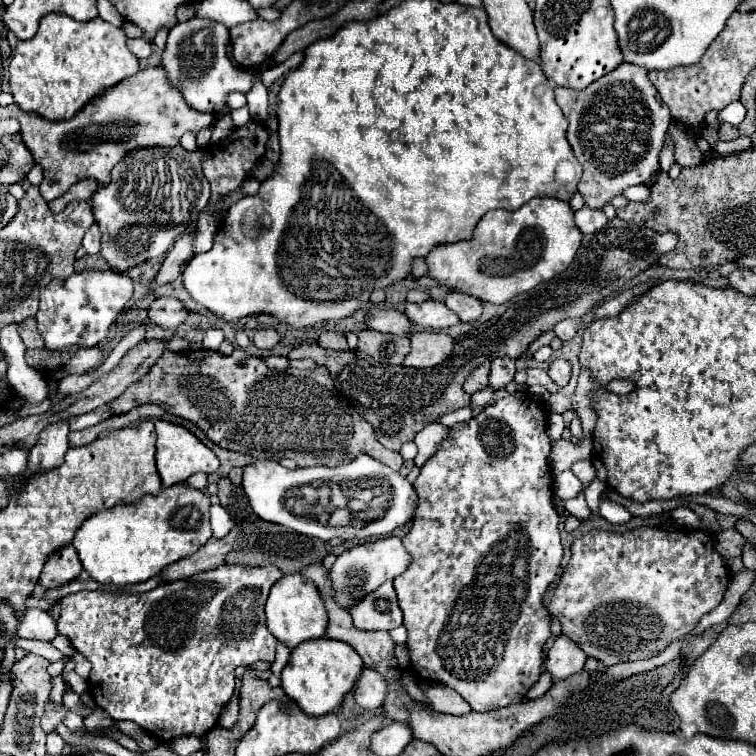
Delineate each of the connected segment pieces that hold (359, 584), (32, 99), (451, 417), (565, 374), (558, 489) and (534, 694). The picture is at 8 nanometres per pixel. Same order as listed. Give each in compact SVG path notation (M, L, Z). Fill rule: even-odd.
M389 536L389 538L377 540L377 542L353 546L349 550L345 550L343 554L339 554L333 568L331 568L331 572L329 572L329 578L333 582L339 604L343 608L349 608L355 600L367 596L369 592L373 592L385 580L393 580L395 576L405 572L407 566L409 566L409 554L403 548L401 538Z
M51 12L41 18L37 34L31 40L19 42L15 48L15 56L9 66L11 94L25 112L39 112L49 120L69 118L75 112L79 112L91 98L99 96L105 88L139 72L139 60L129 52L125 42L125 32L121 32L121 28L105 22L99 16L87 22L77 22L71 16Z
M467 406L467 408L461 408L461 410L457 410L457 412L451 412L451 414L445 414L441 420L437 420L439 424L443 424L443 426L453 426L453 424L459 424L459 422L465 422L465 420L469 420L473 414L471 414L471 408Z
M565 358L553 360L549 364L549 376L551 376L551 380L555 384L565 386L569 382L569 376L571 376L571 364L569 364L569 360L565 360Z
M571 470L555 472L555 474L553 474L553 486L555 486L555 488L553 488L555 496L561 498L561 500L575 498L575 496L581 492L581 488L583 488L583 484L579 482L579 478L577 478Z
M543 672L541 678L529 688L529 692L527 692L527 700L535 700L535 698L543 696L543 694L549 690L549 686L551 686L551 676L549 676L549 672Z

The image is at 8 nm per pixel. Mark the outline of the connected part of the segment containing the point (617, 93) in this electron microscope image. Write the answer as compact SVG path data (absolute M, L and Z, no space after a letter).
M621 64L585 90L555 88L555 98L569 122L567 140L571 144L571 150L583 166L583 176L579 180L577 190L585 196L587 206L603 208L605 202L621 194L625 188L651 182L651 178L659 170L659 152L663 148L665 132L671 126L671 114L669 108L661 104L659 92L647 78L645 68L639 68L635 64Z

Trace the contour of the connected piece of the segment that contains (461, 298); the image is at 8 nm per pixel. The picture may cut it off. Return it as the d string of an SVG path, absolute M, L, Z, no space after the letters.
M457 290L445 296L445 306L451 308L461 318L461 322L473 322L481 316L481 300Z

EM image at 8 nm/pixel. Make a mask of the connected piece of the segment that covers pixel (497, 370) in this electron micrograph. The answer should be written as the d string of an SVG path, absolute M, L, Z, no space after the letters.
M499 358L491 362L491 372L489 372L489 386L493 390L503 390L509 382L513 382L515 374L515 360L513 358Z

